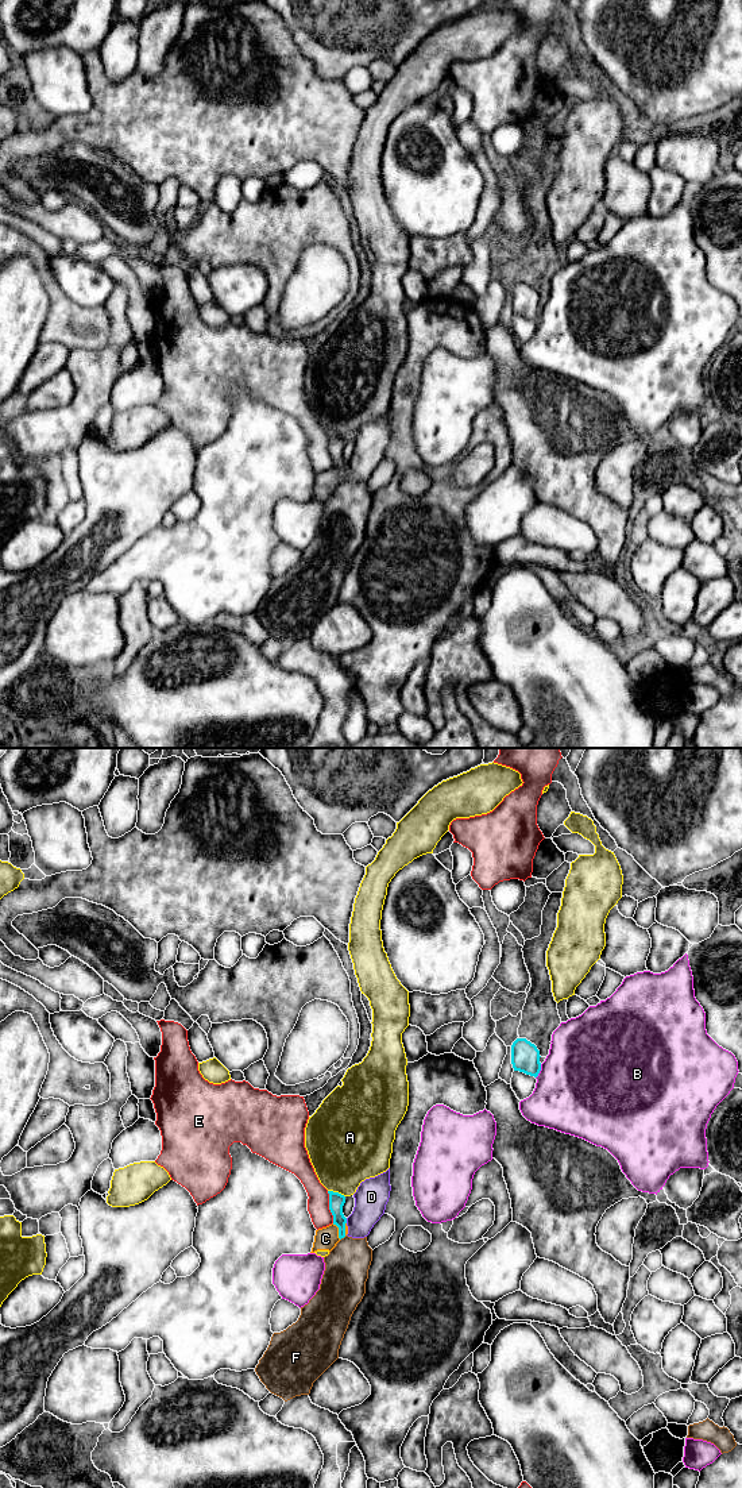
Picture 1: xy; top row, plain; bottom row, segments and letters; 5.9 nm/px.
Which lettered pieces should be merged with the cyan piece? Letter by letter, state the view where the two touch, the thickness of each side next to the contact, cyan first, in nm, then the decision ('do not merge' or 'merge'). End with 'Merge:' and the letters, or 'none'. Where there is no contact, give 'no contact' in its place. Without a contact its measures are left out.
A: meets cyan in xy; 100 nm thick on the cyan side, 400 nm on the other; do not merge
B: meets cyan in xy; 180 nm thick on the cyan side, 500 nm on the other; do not merge
C: meets cyan in xy; 100 nm thick on the cyan side, 140 nm on the other; do not merge
D: meets cyan in xy; 100 nm thick on the cyan side, 200 nm on the other; do not merge
E: meets cyan in xy; 100 nm thick on the cyan side, 130 nm on the other; do not merge
F: meets cyan in xy; 100 nm thick on the cyan side, 260 nm on the other; do not merge
Merge: none

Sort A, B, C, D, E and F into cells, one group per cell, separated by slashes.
A C / B / D / E / F

